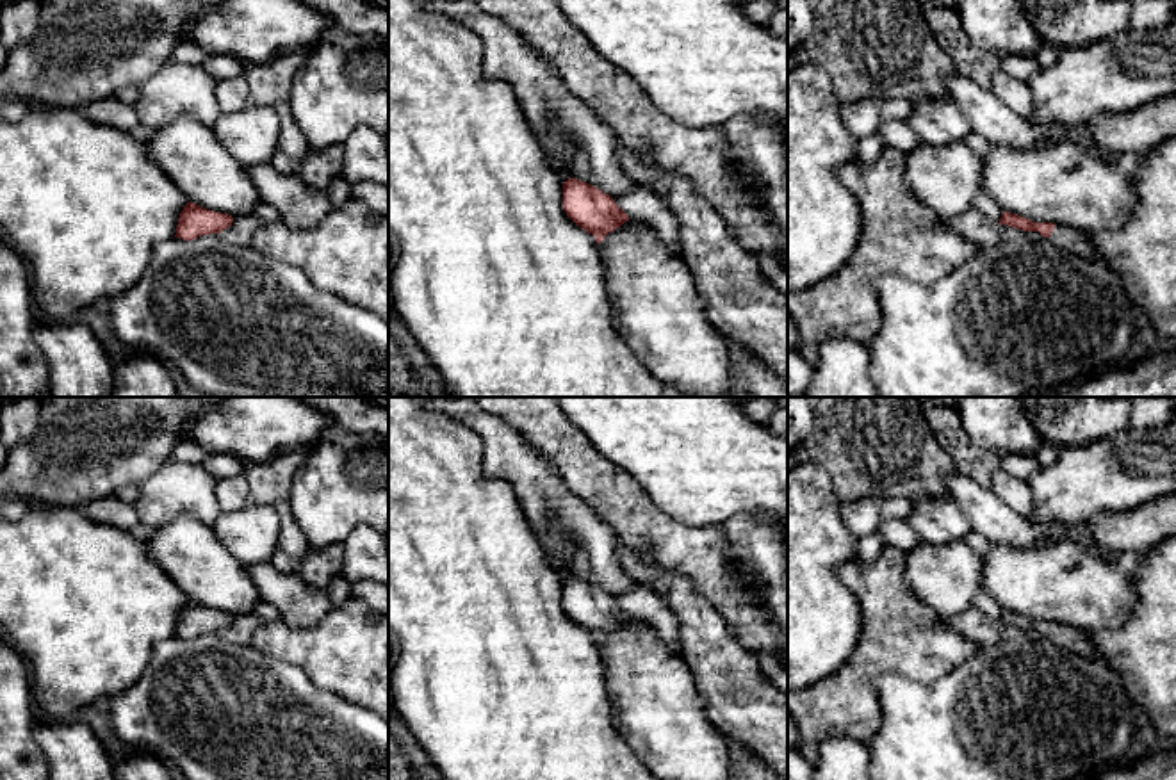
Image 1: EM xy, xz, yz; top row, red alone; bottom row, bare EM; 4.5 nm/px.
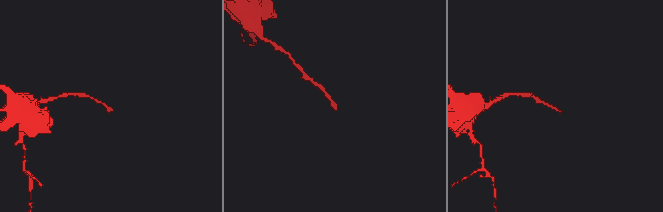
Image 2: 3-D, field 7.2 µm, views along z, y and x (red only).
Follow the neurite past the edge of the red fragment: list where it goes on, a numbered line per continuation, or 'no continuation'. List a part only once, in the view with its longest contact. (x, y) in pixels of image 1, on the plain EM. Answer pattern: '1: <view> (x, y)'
1: yz (1075, 640)

